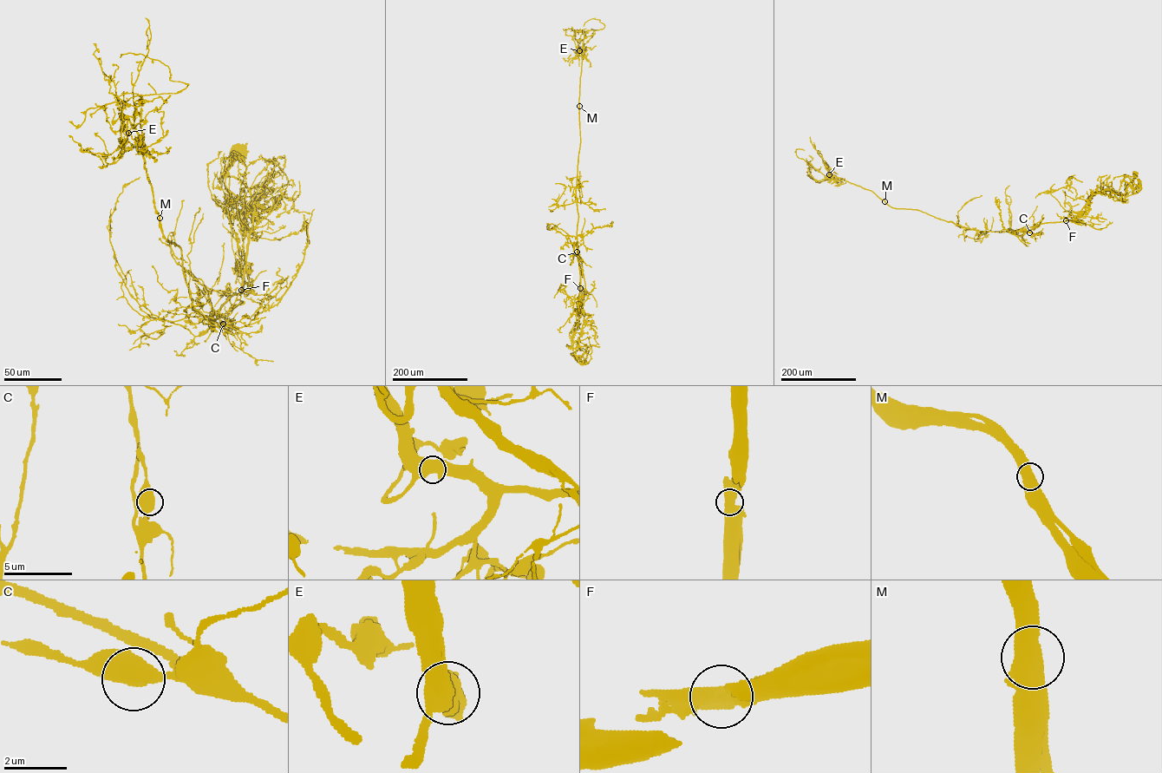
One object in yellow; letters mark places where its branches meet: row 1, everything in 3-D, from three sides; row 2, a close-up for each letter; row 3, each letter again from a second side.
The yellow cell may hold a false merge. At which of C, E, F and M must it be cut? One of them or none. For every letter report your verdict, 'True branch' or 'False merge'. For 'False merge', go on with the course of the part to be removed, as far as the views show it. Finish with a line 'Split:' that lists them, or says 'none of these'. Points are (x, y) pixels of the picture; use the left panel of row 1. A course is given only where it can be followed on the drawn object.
C: True branch
E: True branch
F: True branch
M: False merge. Course of the part to remove: (159, 218), (163, 232)
Split: M

